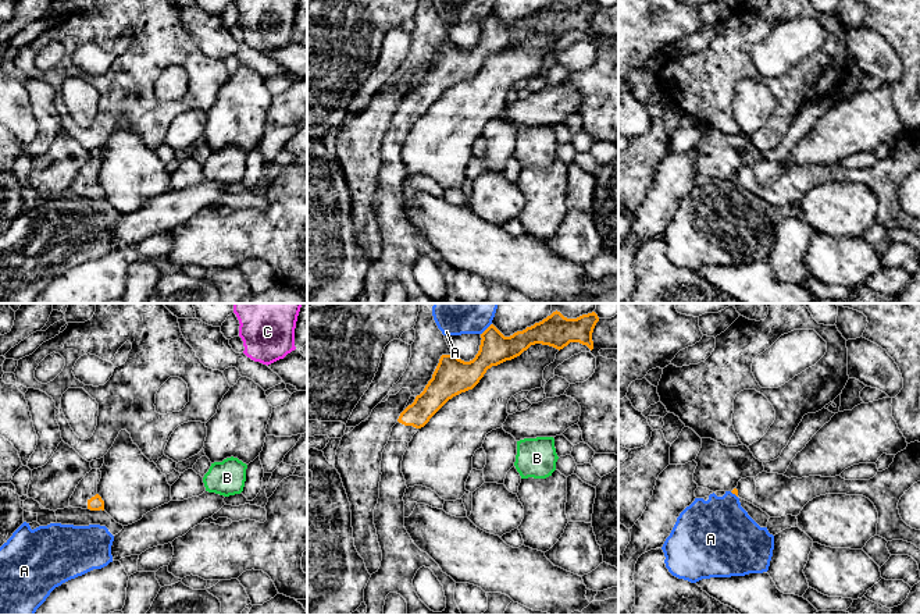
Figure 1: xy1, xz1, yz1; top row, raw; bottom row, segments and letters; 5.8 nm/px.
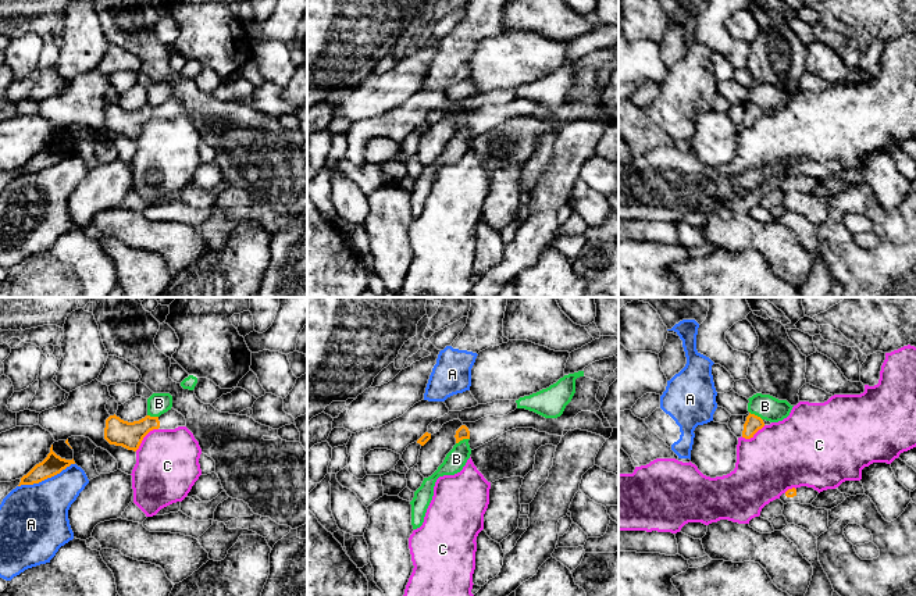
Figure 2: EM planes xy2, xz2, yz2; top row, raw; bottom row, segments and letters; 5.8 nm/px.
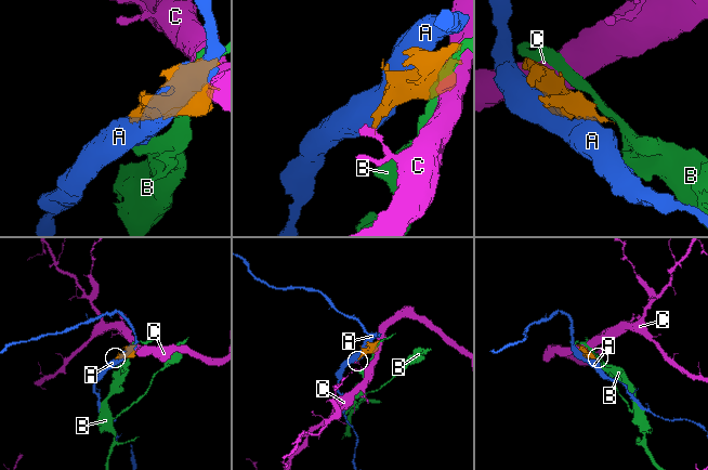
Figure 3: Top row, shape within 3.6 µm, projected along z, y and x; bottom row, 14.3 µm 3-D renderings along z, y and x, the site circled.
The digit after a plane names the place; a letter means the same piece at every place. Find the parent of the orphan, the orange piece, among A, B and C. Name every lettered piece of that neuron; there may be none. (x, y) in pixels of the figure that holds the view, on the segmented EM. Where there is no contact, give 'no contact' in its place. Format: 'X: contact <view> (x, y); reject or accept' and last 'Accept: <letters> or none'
A: contact xy2 (46, 478); reject
B: contact xz2 (462, 439); reject
C: contact xy2 (143, 436); reject
Accept: none

